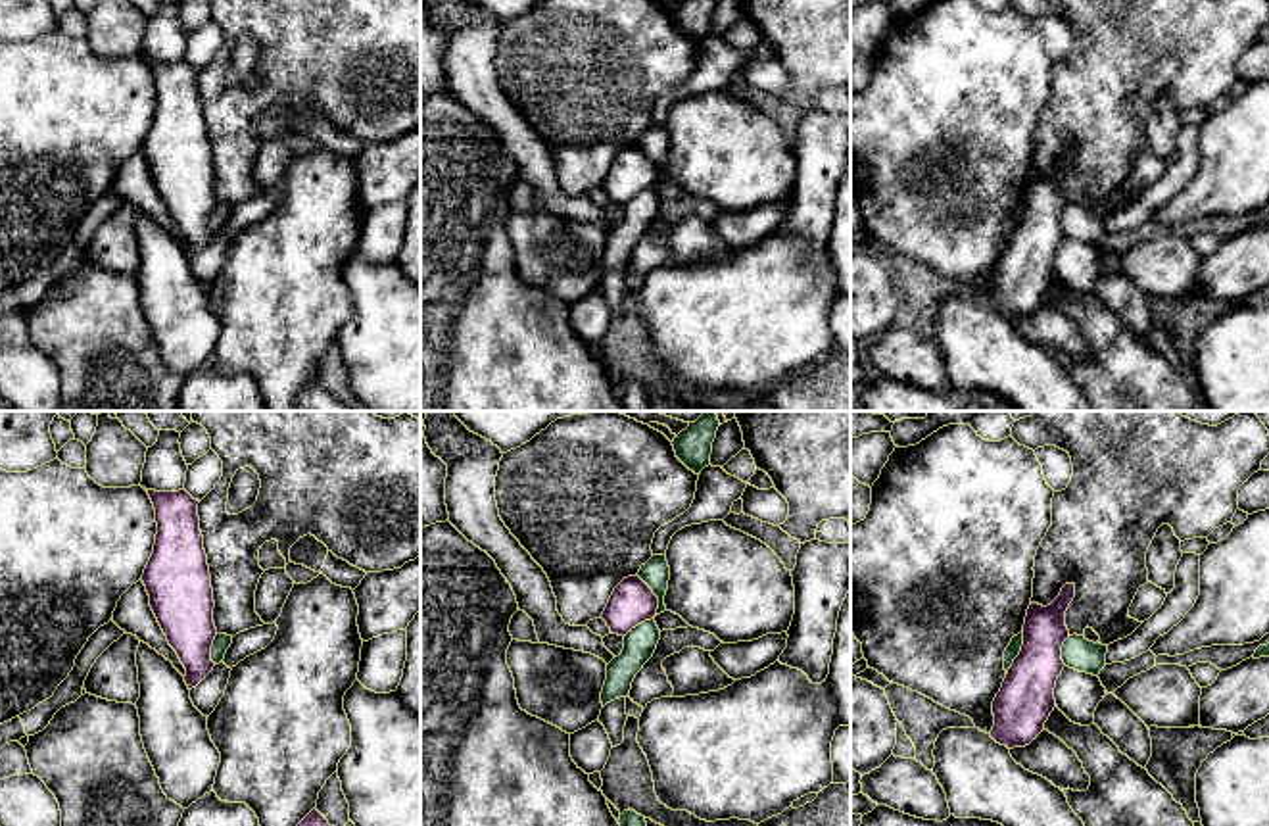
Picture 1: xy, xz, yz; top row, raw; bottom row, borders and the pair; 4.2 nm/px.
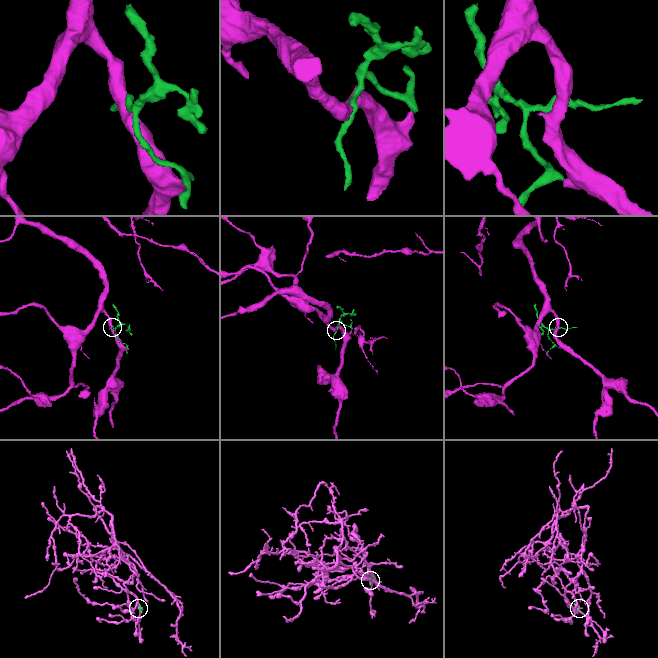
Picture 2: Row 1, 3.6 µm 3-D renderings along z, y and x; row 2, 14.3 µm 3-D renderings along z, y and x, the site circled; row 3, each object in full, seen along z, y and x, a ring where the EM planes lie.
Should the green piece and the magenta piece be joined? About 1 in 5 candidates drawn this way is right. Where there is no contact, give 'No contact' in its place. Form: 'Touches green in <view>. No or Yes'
Touches green in xz. No

